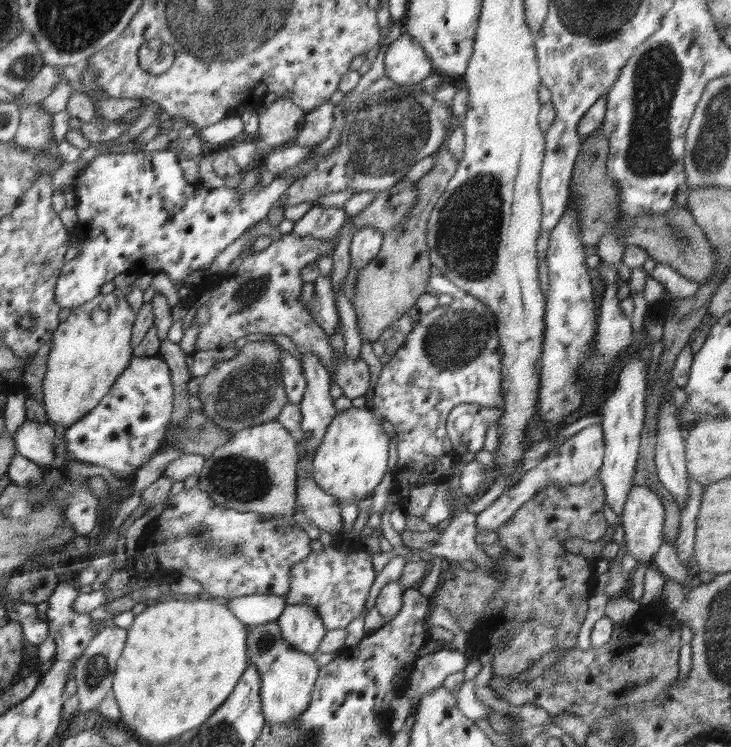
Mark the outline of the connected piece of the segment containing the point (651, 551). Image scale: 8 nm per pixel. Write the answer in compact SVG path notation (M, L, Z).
M633 486L624 503L620 522L619 528L624 531L622 542L626 542L626 553L634 556L639 562L650 561L663 542L665 526L665 508L656 492L646 486Z

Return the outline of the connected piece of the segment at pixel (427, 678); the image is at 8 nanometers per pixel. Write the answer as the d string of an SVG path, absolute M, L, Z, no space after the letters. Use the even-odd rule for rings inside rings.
M456 648L437 650L416 660L405 692L414 706L407 718L407 721L411 720L408 729L412 727L411 724L415 721L416 706L422 699L422 695L426 695L428 691L443 685L444 679L449 674L456 671L460 672L460 670L464 671L469 661L466 659L466 654Z

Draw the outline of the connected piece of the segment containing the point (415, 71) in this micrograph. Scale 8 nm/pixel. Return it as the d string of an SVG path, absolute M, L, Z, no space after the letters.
M408 34L390 44L384 54L385 76L402 86L414 86L434 72L427 53Z

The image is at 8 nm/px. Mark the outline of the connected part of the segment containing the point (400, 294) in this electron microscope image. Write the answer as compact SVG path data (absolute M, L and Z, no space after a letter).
M442 146L434 155L434 167L416 183L418 195L410 213L396 225L396 228L383 234L383 243L378 255L357 273L351 302L356 310L357 326L360 326L359 336L364 342L377 341L390 324L414 306L421 294L430 291L427 288L428 280L434 270L429 260L430 251L426 242L427 222L434 204L458 168L458 161L450 153L450 149Z

